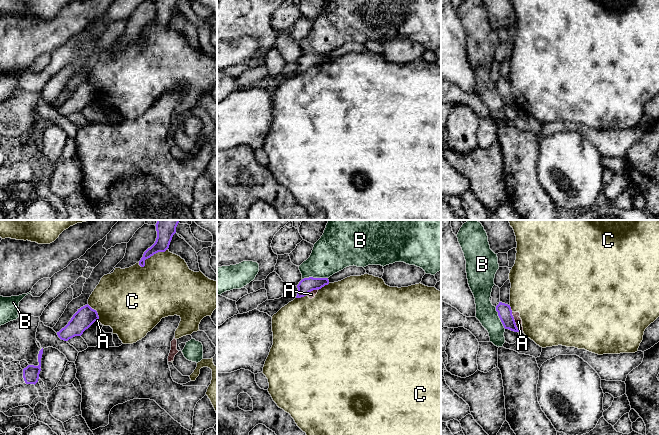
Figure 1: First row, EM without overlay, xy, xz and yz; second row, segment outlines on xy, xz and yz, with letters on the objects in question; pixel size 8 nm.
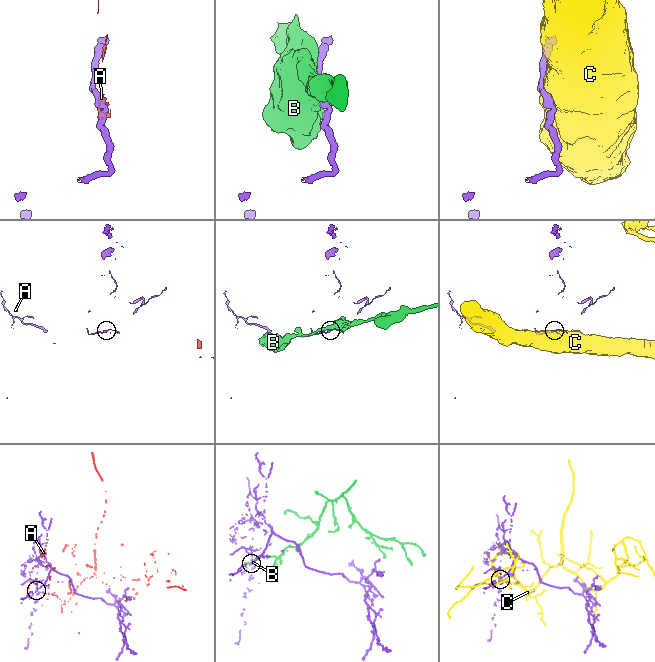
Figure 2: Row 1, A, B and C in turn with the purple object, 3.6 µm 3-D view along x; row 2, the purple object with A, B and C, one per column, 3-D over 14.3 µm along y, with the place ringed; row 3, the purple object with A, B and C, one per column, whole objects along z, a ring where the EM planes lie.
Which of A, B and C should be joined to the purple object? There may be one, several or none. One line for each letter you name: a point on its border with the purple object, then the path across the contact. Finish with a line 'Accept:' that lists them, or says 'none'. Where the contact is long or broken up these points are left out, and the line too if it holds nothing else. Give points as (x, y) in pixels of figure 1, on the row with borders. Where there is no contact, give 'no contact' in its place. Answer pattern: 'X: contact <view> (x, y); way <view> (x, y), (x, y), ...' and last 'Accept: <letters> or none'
Accept: none

